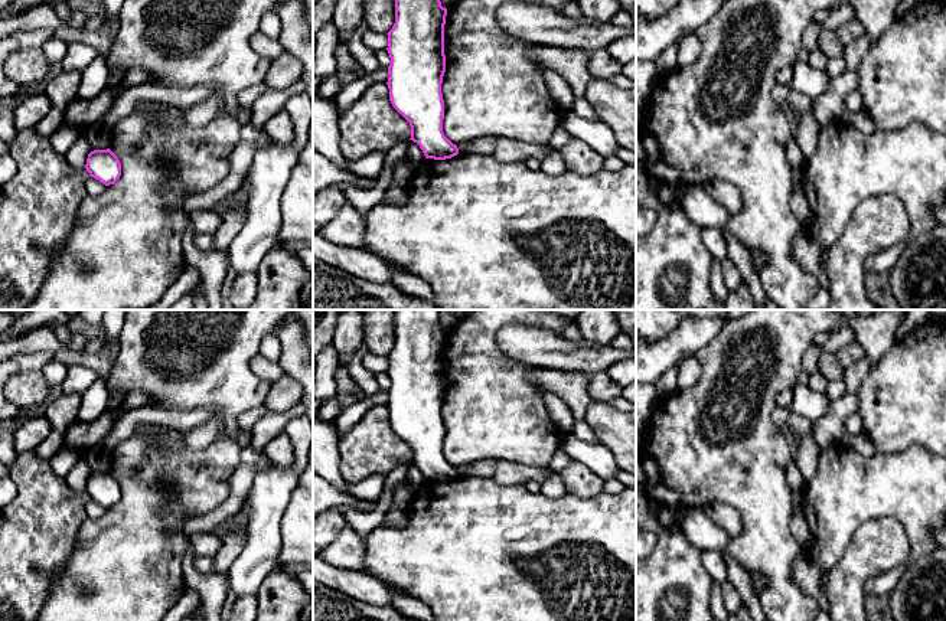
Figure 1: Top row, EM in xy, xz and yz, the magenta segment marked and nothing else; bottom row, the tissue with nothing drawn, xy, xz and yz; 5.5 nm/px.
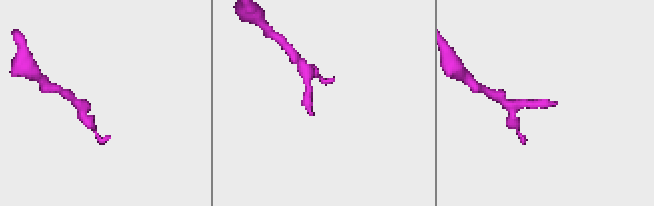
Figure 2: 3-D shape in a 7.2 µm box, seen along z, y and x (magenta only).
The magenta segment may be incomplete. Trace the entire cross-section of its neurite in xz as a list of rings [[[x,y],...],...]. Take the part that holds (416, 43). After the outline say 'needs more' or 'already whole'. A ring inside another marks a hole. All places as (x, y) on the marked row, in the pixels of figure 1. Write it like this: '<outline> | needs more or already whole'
[[[395,0],[395,23],[386,33],[389,101],[410,122],[410,140],[434,160],[459,154],[443,133],[446,16],[440,0]]] | already whole

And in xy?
[[[110,148],[91,151],[85,169],[105,186],[114,184],[121,176],[121,163]]] | already whole

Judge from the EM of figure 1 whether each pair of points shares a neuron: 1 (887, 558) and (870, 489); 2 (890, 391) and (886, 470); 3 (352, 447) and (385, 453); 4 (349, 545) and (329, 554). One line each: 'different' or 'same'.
1: different
2: different
3: same
4: same

